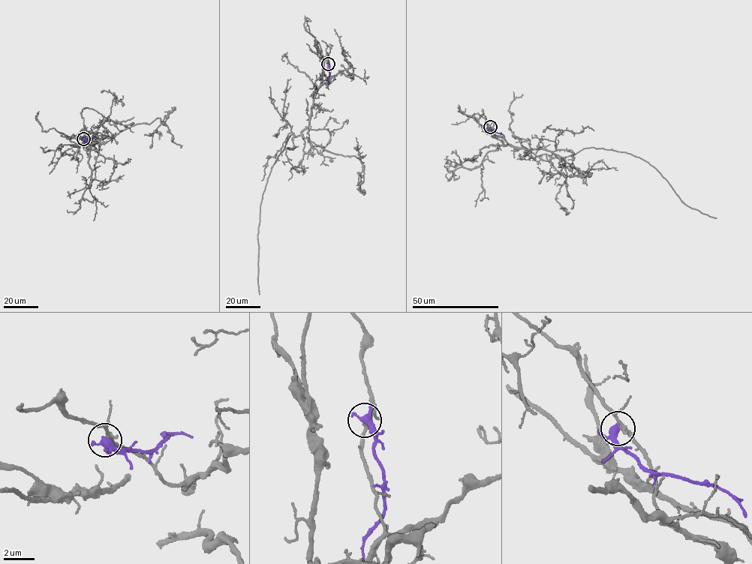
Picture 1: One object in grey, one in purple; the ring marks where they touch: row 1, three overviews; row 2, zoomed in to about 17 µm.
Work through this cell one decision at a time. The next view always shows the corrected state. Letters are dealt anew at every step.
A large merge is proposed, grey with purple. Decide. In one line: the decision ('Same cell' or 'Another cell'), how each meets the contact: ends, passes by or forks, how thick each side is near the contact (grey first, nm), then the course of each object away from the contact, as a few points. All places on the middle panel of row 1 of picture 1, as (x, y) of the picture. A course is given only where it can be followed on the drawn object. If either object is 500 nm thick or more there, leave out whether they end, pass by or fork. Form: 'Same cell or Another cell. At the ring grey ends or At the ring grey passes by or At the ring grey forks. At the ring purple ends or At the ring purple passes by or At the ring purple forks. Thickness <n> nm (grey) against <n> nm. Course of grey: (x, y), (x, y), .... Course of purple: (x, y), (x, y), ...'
Another cell. At the ring grey passes by. At the ring purple passes by. Thickness 200 nm (grey) against 380 nm. Course of grey: (328, 64), (329, 79), (317, 91), (310, 124), (301, 134), (290, 135), (263, 194), (257, 236), (260, 295). Course of purple: (328, 64), (329, 82)

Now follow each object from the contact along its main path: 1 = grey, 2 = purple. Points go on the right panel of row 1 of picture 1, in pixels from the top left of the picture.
1: (490, 127), (506, 145), (549, 151), (563, 159), (594, 147), (635, 156), (657, 169), (685, 204), (716, 218)
2: (489, 127), (493, 131), (503, 134), (504, 137)

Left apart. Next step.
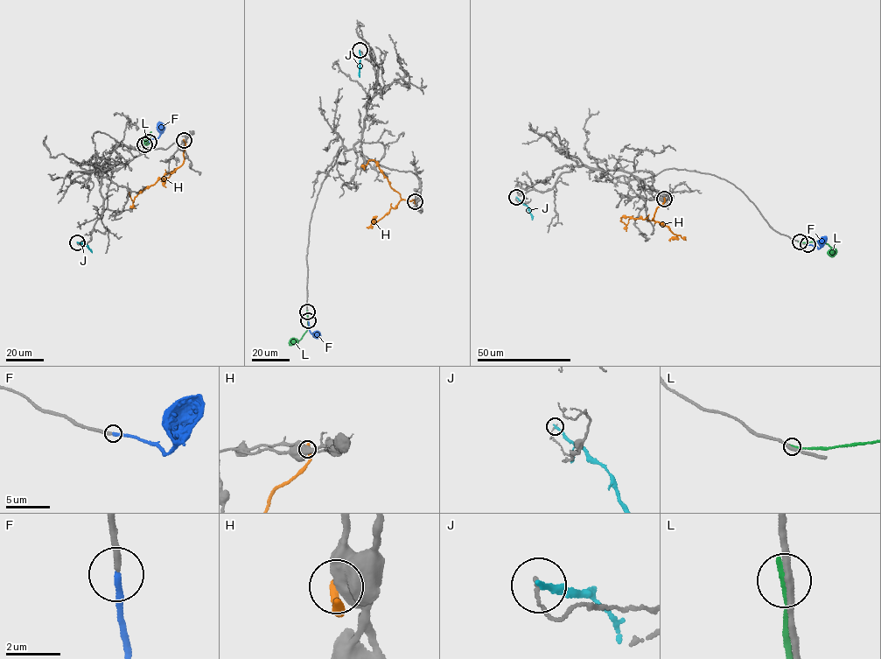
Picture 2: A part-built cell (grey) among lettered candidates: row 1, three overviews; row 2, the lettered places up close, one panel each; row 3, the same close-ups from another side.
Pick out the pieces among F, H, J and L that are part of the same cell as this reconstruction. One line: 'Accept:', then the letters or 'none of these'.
Accept: F

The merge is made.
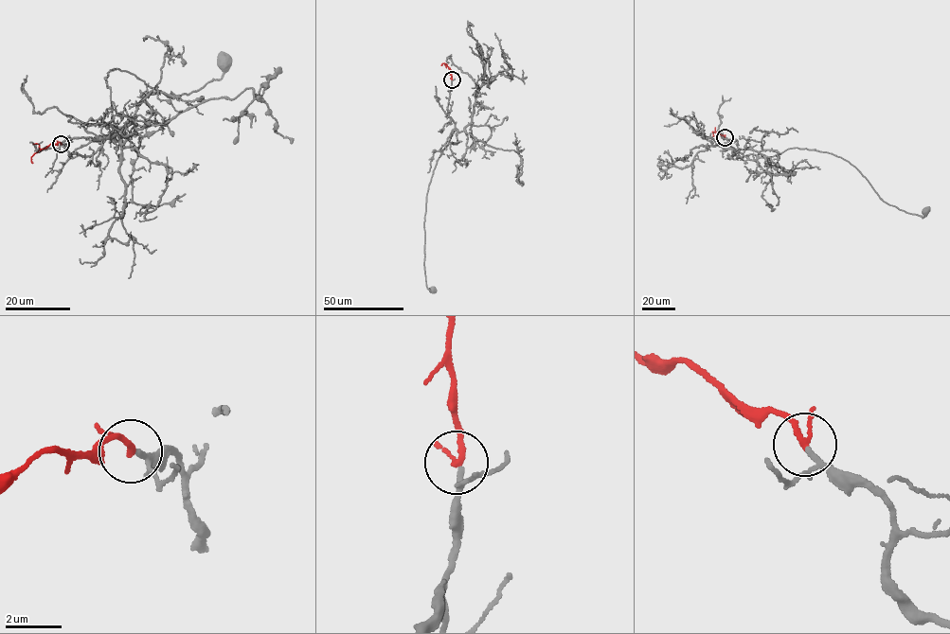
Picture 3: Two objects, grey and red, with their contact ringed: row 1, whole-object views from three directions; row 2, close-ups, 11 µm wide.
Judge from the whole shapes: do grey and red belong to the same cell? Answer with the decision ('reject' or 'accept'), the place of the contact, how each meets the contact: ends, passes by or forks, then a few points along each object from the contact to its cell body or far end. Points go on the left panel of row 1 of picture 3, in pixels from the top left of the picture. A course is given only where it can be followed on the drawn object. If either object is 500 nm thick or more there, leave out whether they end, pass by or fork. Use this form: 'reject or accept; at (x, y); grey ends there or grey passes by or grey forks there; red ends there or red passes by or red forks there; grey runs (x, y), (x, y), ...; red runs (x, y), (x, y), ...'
accept; at (61, 144); grey passes by; red passes by; grey runs (62, 143), (69, 153), (90, 156), (116, 127), (106, 79), (115, 68), (171, 97), (221, 78), (223, 61); red runs (61, 144), (51, 144), (33, 153), (33, 163)

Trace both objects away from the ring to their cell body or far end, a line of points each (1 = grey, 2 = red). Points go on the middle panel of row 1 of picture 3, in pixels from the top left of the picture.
1: (452, 79), (447, 109), (456, 130), (433, 171), (423, 223), (426, 287), (433, 289)
2: (452, 79), (449, 68), (444, 63), (441, 65)

